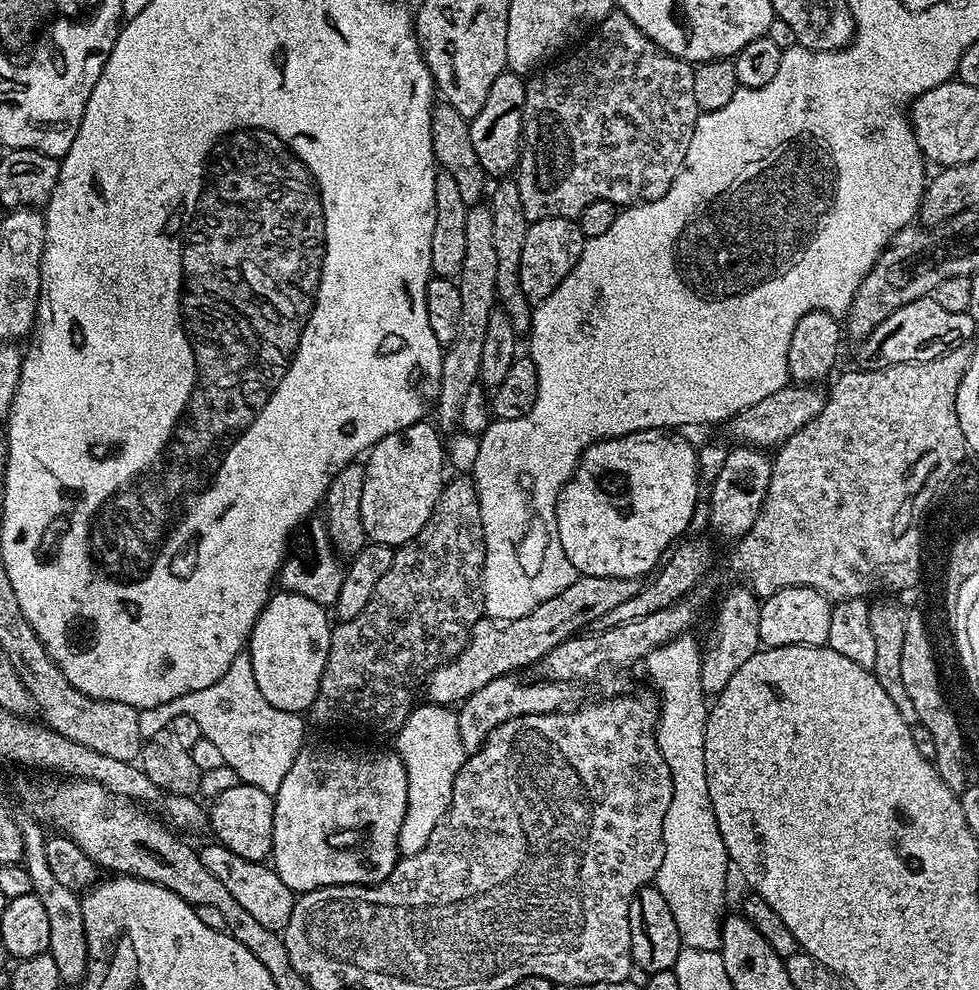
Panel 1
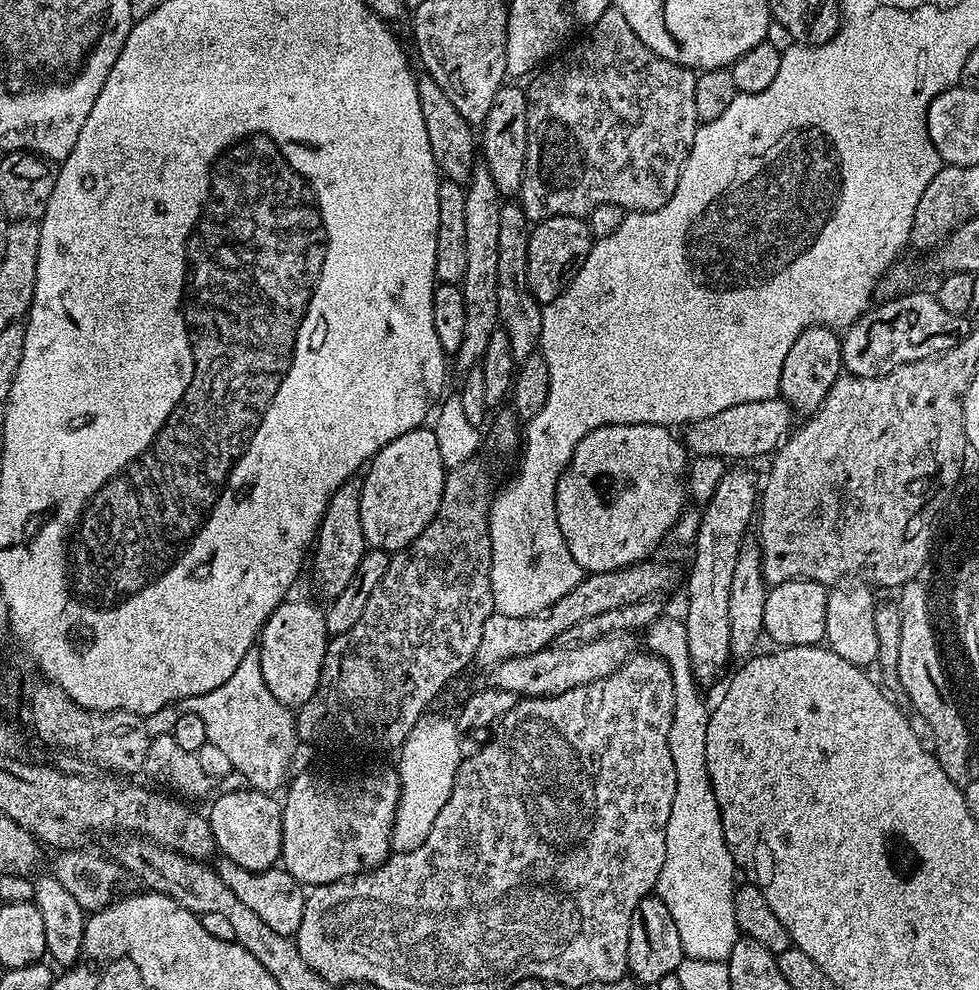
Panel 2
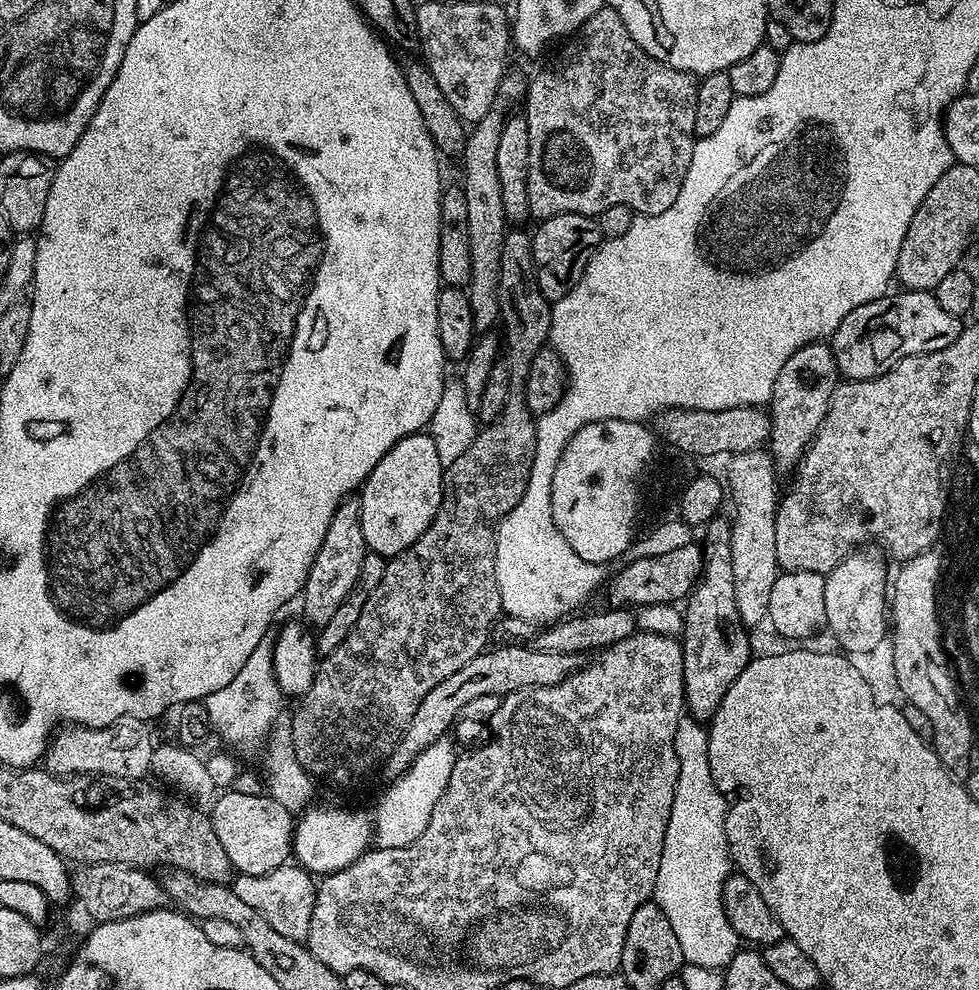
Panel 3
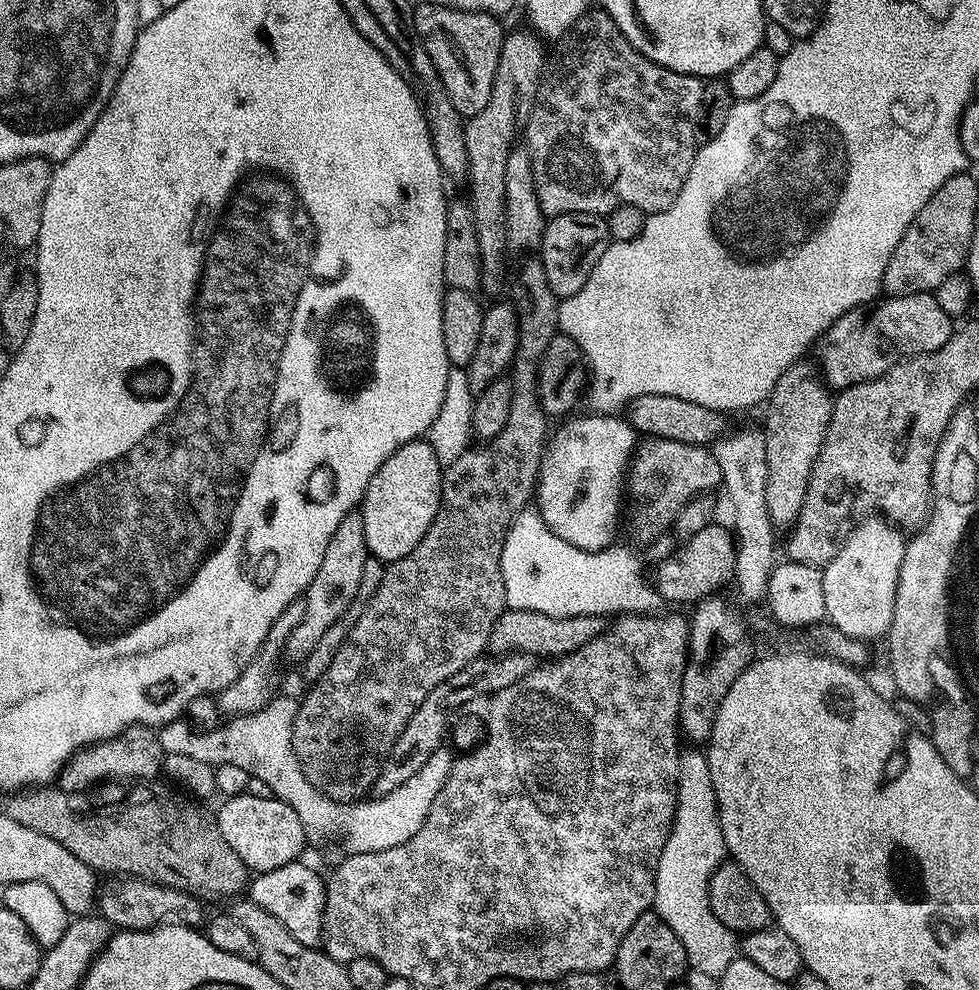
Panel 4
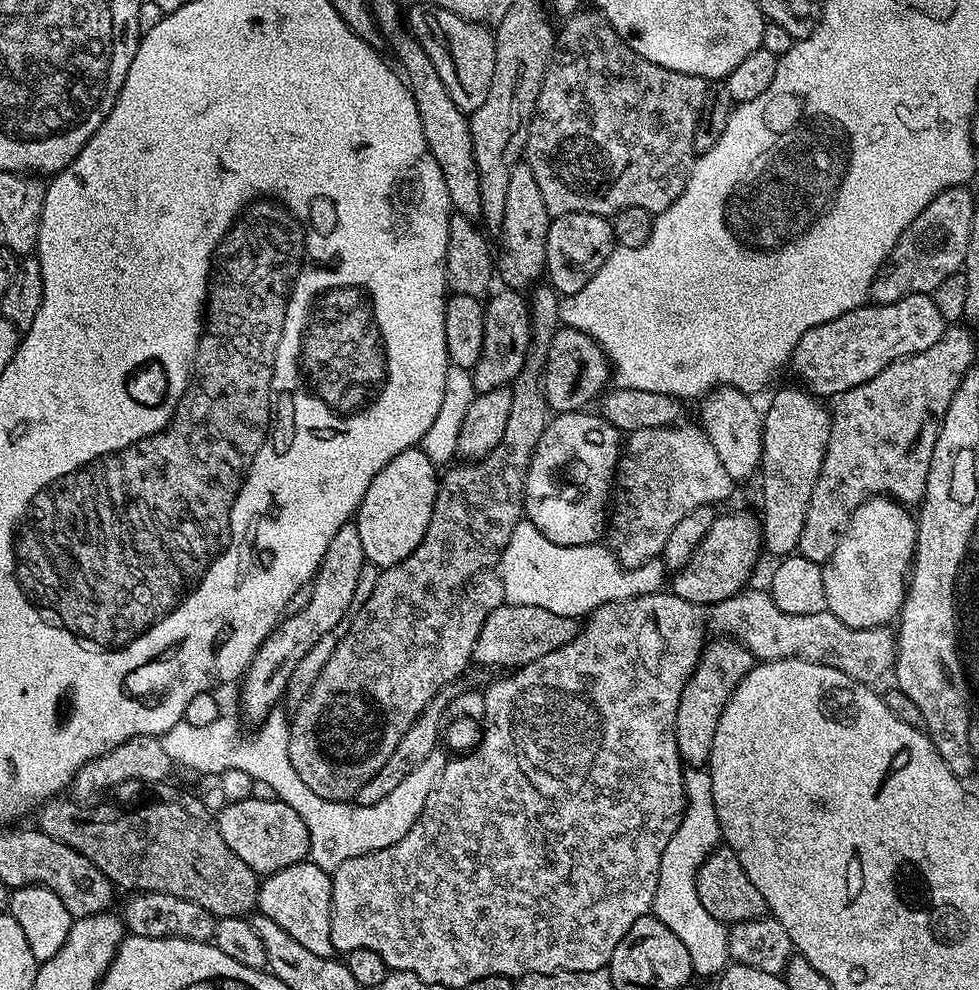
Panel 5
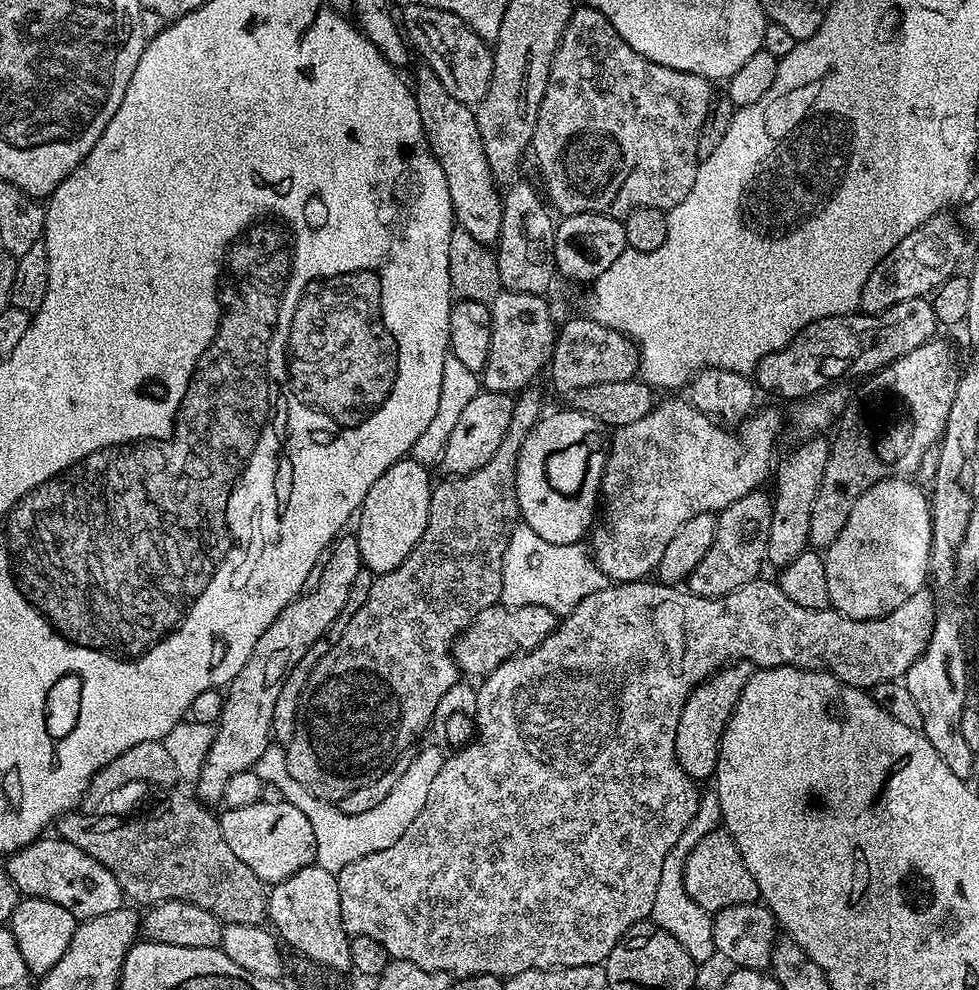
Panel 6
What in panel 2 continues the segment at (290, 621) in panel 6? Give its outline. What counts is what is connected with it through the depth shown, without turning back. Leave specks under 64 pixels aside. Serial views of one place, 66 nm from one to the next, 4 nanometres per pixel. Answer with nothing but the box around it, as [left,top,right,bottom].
[310,482,366,598]

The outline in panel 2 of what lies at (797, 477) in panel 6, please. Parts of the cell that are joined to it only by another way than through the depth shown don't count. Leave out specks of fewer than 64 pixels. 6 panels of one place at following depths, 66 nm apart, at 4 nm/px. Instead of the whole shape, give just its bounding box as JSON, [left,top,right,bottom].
[779,326,842,418]

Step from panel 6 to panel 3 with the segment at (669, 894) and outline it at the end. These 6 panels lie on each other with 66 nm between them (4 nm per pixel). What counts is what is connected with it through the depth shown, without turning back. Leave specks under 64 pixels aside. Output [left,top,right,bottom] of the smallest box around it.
[654,718,742,970]

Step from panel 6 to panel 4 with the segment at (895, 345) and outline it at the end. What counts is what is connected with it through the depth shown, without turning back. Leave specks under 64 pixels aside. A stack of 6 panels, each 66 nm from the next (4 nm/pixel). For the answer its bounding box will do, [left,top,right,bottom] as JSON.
[814,293,953,390]

